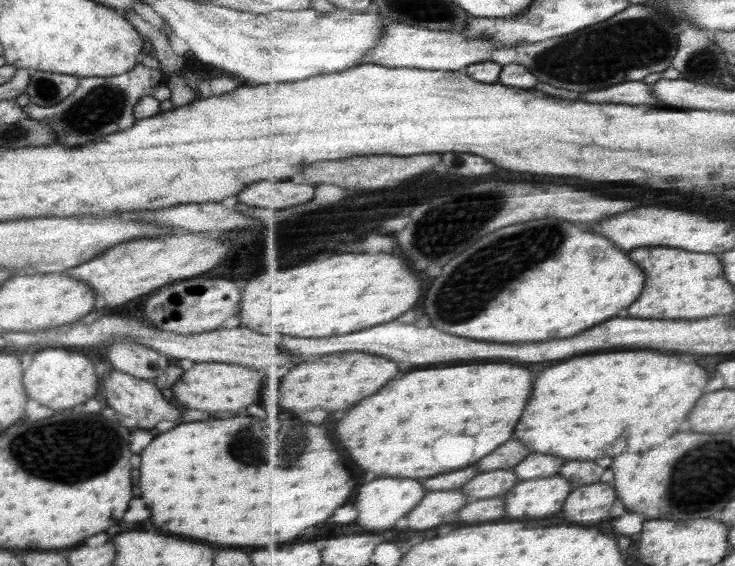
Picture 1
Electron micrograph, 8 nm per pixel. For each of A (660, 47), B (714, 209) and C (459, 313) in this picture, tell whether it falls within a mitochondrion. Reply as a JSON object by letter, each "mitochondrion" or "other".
{"A":"mitochondrion","B":"other","C":"mitochondrion"}

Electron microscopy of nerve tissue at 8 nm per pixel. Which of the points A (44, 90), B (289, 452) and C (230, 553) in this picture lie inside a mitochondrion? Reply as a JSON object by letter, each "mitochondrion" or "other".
{"A":"mitochondrion","B":"mitochondrion","C":"other"}

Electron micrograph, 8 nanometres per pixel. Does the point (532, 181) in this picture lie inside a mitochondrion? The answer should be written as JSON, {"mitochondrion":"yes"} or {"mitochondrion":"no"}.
{"mitochondrion":"no"}

